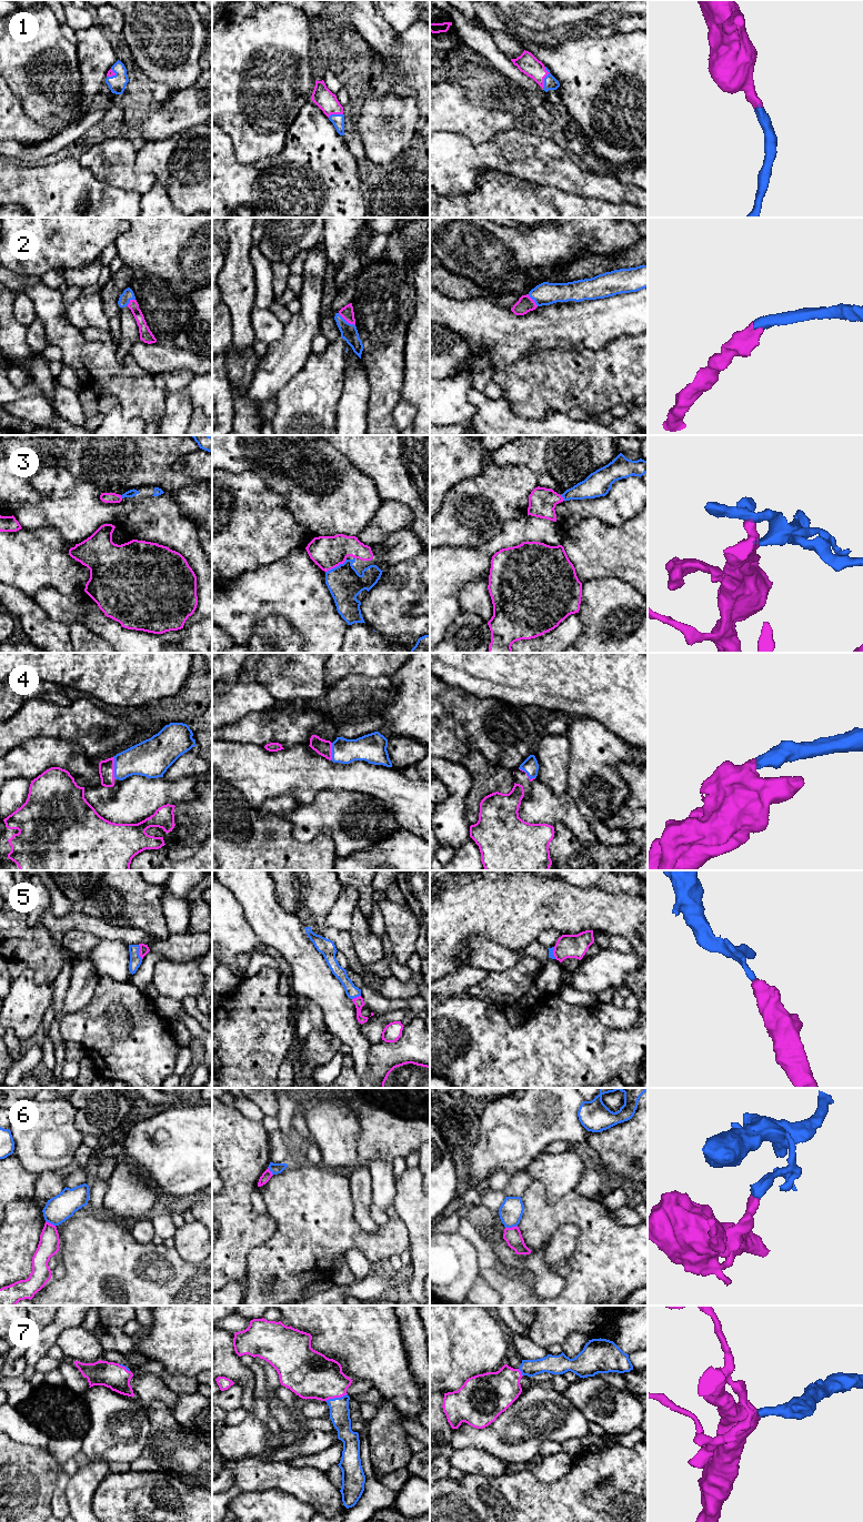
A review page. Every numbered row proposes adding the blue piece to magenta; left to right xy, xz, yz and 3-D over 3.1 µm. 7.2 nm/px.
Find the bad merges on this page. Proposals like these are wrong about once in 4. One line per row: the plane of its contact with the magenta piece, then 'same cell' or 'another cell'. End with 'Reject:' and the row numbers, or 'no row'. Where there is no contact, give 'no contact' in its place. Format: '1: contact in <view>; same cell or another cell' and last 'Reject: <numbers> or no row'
1: contact in yz; same cell
2: contact in xz; same cell
3: contact in xz; same cell
4: contact in xy; same cell
5: contact in xy; same cell
6: contact in yz; another cell
7: contact in xz; same cell
Reject: 6

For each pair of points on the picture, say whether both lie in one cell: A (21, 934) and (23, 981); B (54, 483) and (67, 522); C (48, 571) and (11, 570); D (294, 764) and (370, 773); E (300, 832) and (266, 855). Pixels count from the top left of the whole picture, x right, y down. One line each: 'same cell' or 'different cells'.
A: different cells
B: same cell
C: same cell
D: same cell
E: different cells

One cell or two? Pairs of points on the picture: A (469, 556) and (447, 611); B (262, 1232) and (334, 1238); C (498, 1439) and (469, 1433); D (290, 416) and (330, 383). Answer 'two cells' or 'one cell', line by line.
A: one cell
B: two cells
C: one cell
D: one cell

